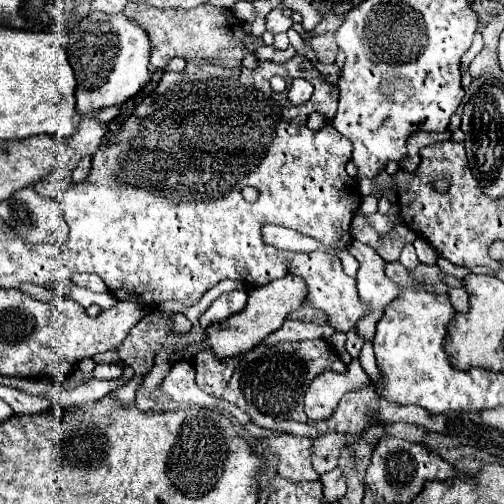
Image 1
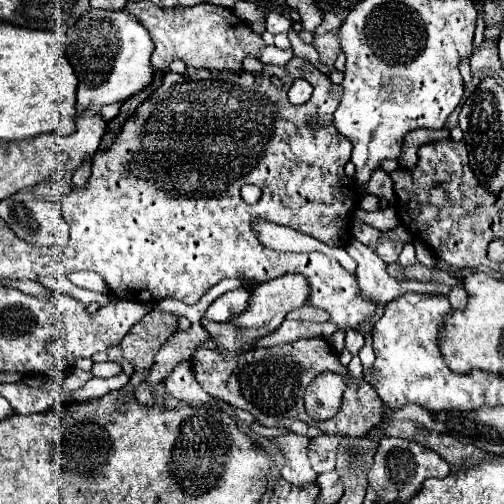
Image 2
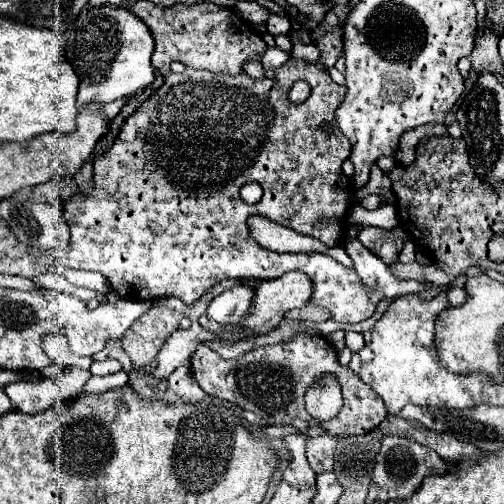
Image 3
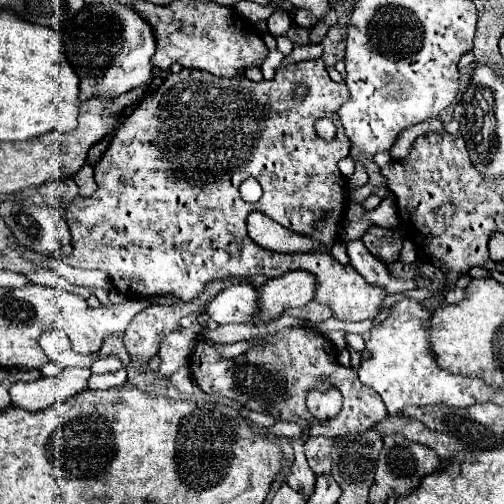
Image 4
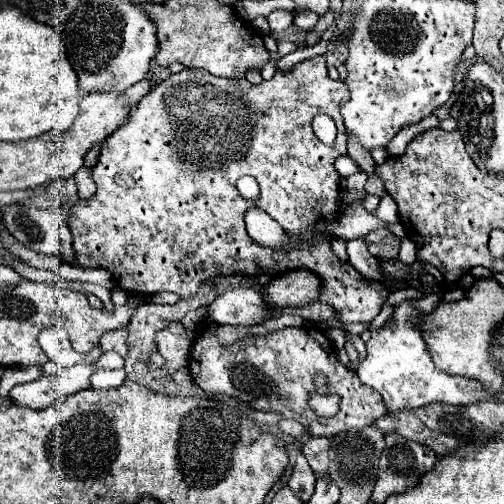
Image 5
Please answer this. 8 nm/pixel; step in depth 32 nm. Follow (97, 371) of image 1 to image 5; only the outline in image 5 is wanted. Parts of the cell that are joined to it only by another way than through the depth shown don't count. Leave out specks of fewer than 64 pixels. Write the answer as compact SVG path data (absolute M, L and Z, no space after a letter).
M104 352L98 360L98 368L122 368L124 366L124 358L118 352Z

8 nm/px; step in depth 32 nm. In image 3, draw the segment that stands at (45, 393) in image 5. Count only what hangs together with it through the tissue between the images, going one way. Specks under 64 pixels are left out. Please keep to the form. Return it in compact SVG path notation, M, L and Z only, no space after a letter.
M66 368L60 378L42 378L38 382L12 382L6 386L12 408L22 412L40 412L50 408L56 402L70 400L82 392L84 384L90 378L90 370Z

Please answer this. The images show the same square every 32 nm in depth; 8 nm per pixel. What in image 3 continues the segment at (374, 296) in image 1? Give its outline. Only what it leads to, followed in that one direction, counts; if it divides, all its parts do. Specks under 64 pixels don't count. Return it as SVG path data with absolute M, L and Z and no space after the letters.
M350 240L346 244L346 252L352 258L354 270L360 274L364 286L368 286L370 290L382 292L384 298L396 298L396 296L404 296L410 292L429 290L416 280L394 278L390 274L390 268L378 256L374 256L368 248L364 248L360 240Z

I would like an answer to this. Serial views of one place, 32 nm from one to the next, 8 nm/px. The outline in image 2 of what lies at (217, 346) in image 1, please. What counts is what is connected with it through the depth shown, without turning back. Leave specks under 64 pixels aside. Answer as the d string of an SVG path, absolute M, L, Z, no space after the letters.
M284 274L266 284L258 284L252 292L250 306L242 316L238 316L236 320L232 320L228 324L216 324L216 322L208 324L208 326L212 326L212 332L210 332L212 340L224 350L236 350L244 344L250 344L252 340L262 338L262 336L270 334L272 330L276 330L290 310L296 310L306 304L308 296L310 296L310 286L302 274Z

